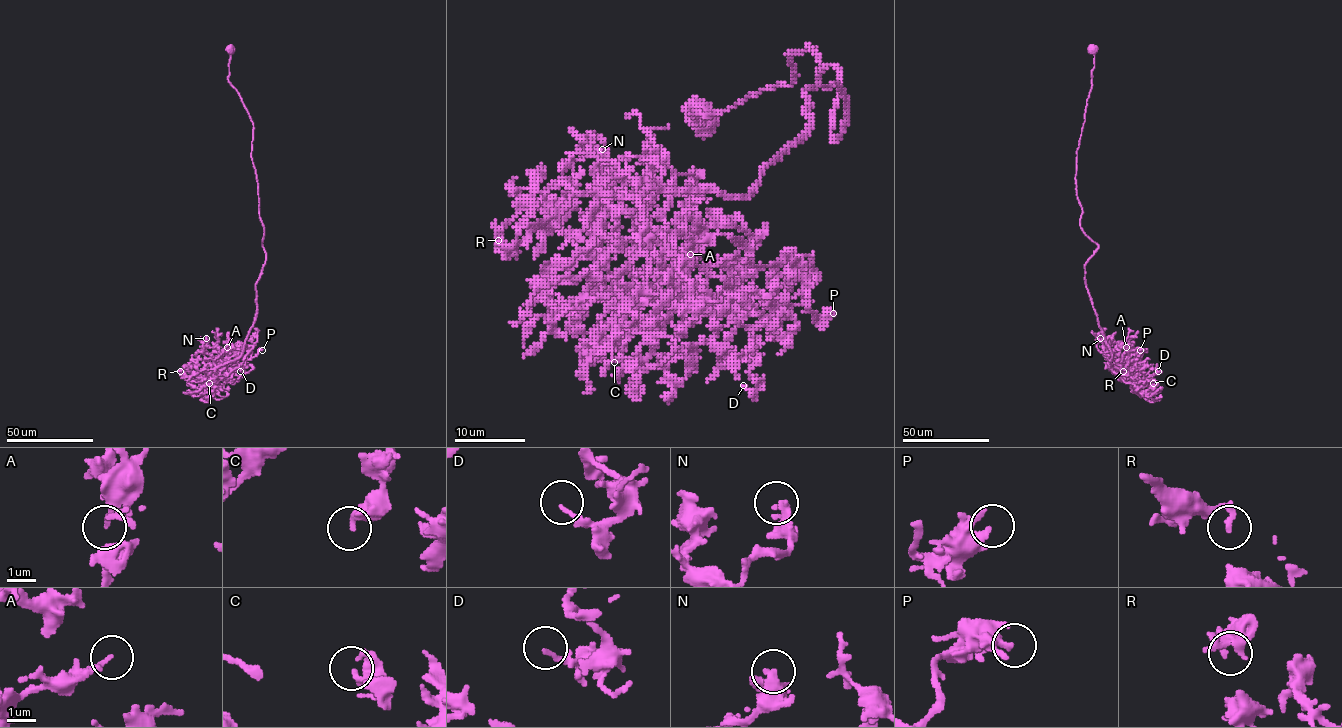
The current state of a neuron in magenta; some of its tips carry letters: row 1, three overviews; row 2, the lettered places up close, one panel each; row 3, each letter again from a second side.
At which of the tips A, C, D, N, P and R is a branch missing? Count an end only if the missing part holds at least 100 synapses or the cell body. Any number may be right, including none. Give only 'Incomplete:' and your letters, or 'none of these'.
Incomplete: none of these

